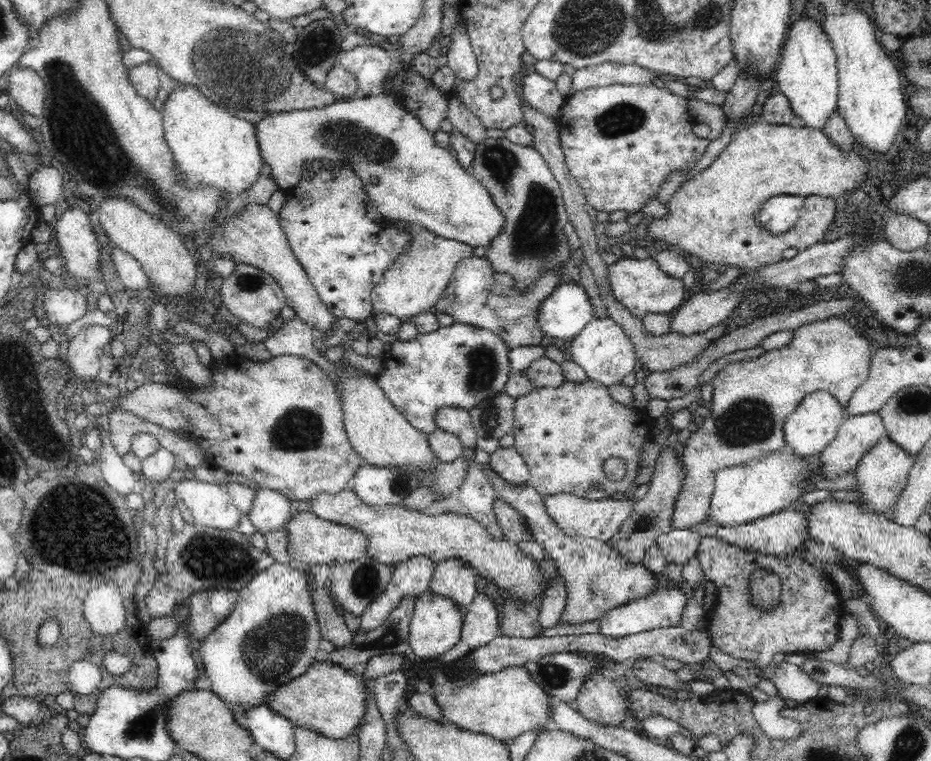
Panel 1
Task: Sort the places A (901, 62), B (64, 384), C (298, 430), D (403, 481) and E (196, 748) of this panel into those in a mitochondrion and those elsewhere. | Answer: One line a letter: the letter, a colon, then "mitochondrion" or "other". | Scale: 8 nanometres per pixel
A: other
B: other
C: mitochondrion
D: mitochondrion
E: other

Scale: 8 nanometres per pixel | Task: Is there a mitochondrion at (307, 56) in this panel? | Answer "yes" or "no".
yes

